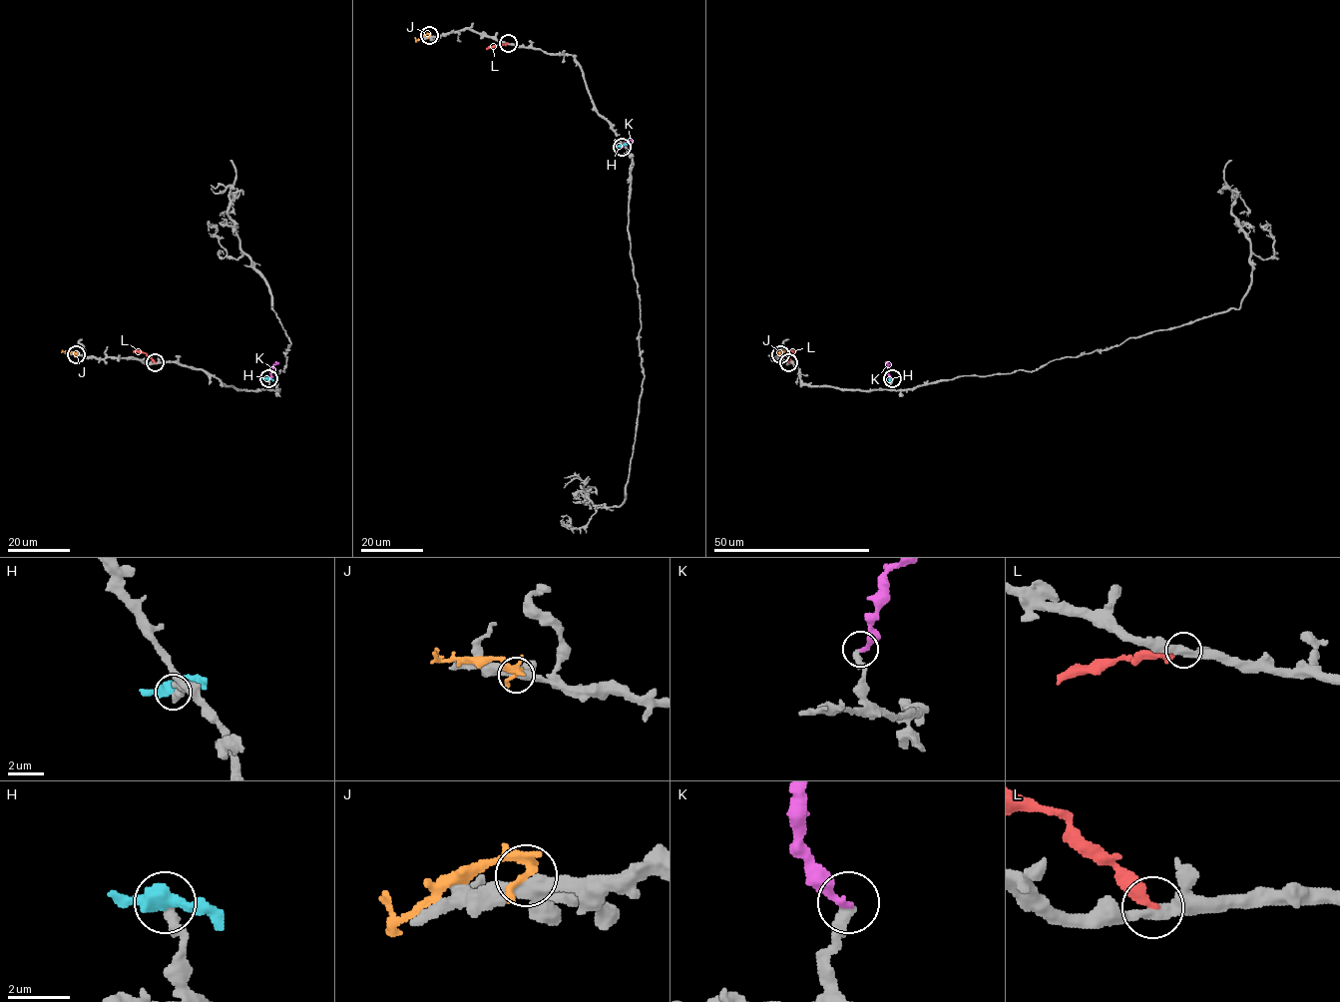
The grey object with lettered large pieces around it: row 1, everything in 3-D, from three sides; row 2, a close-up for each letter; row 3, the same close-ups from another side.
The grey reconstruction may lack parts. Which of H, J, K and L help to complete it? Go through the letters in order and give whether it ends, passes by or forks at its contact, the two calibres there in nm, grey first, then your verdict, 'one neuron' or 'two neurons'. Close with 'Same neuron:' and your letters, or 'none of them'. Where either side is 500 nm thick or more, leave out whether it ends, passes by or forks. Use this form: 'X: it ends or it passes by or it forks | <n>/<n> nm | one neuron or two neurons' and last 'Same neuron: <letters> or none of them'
H: it passes by | 400/480 nm | two neurons
J: it ends | 360/400 nm | two neurons
K: it ends | 400/240 nm | one neuron
L: it ends | 360/360 nm | two neurons
Same neuron: K

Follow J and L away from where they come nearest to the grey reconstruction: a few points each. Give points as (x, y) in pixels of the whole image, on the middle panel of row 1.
J: (429, 36), (422, 35), (417, 40), (414, 37)
L: (508, 44), (486, 49)

